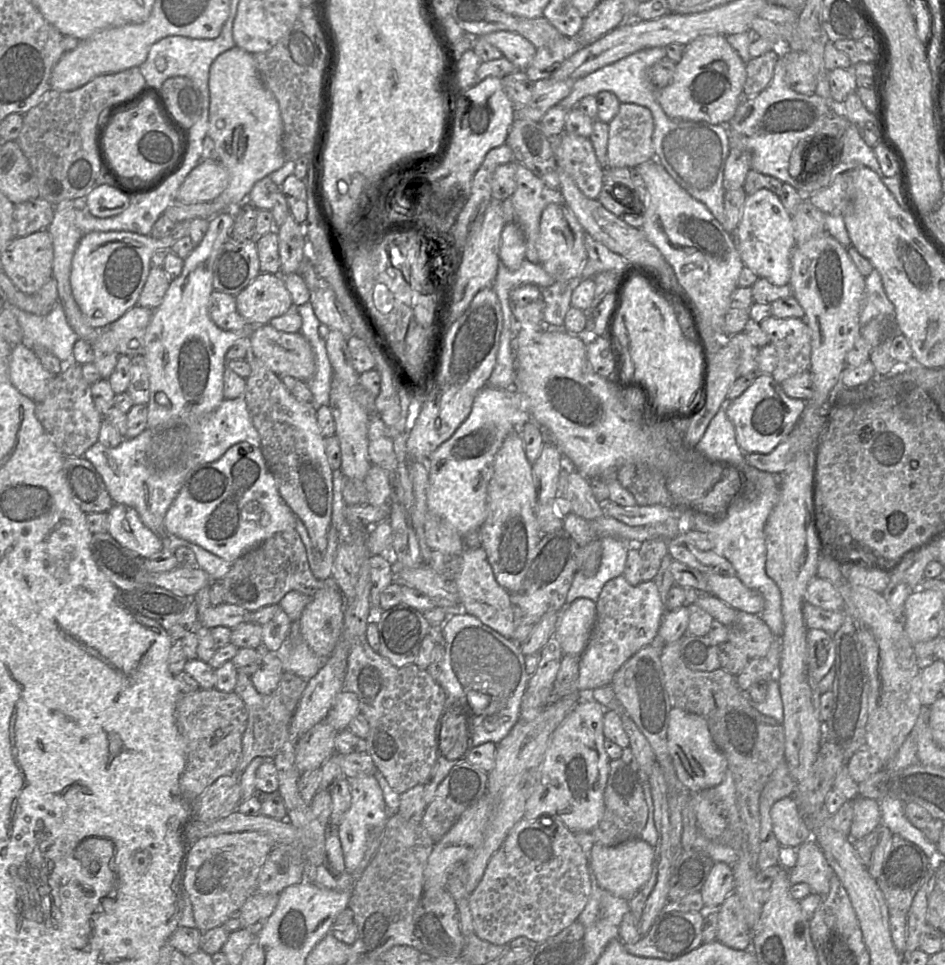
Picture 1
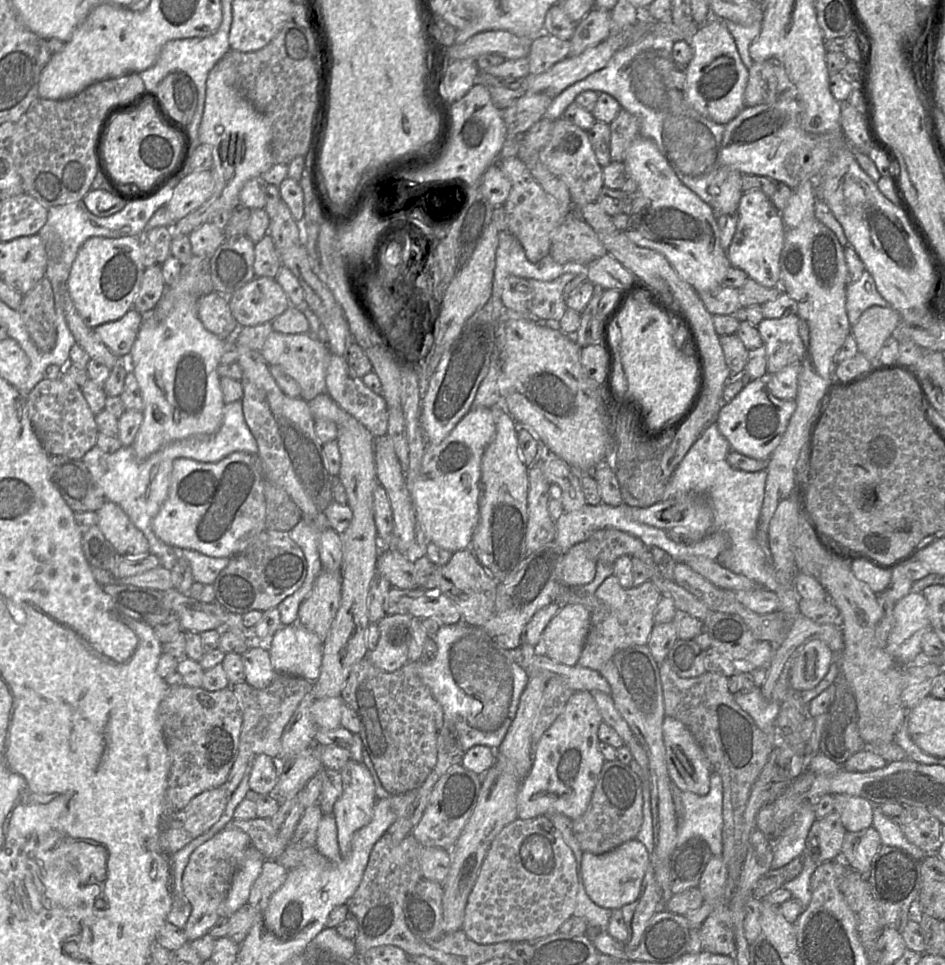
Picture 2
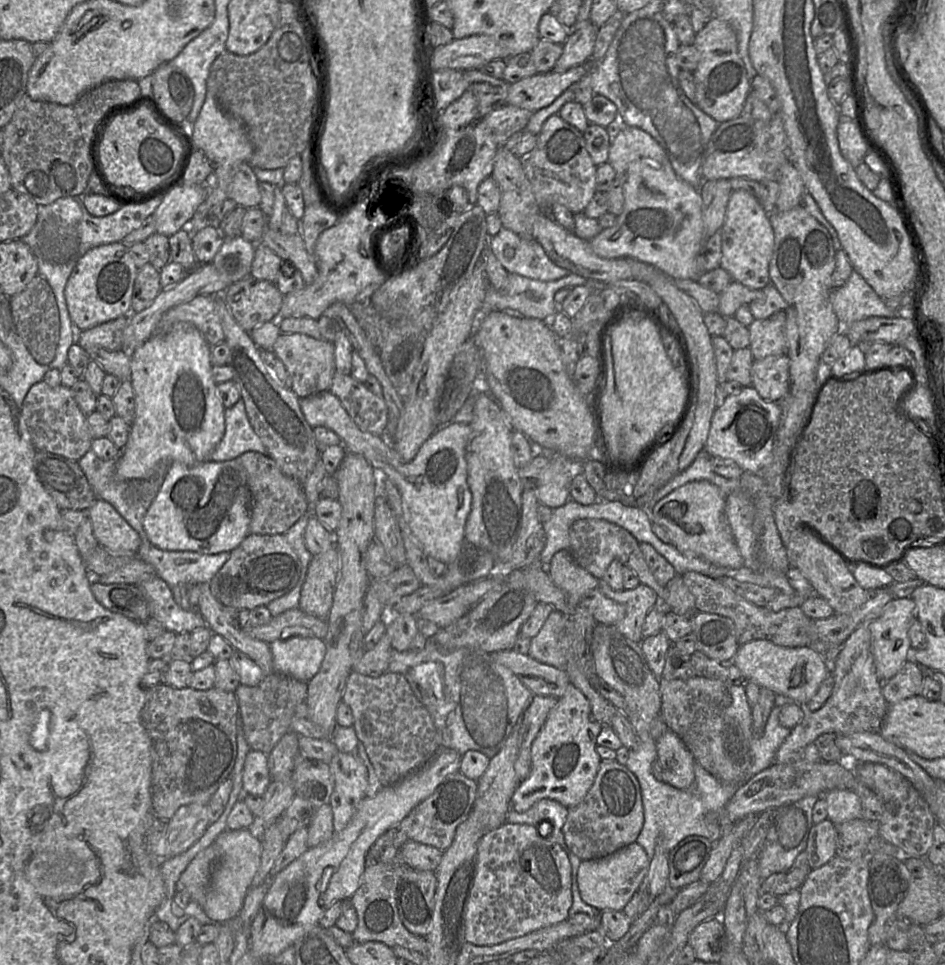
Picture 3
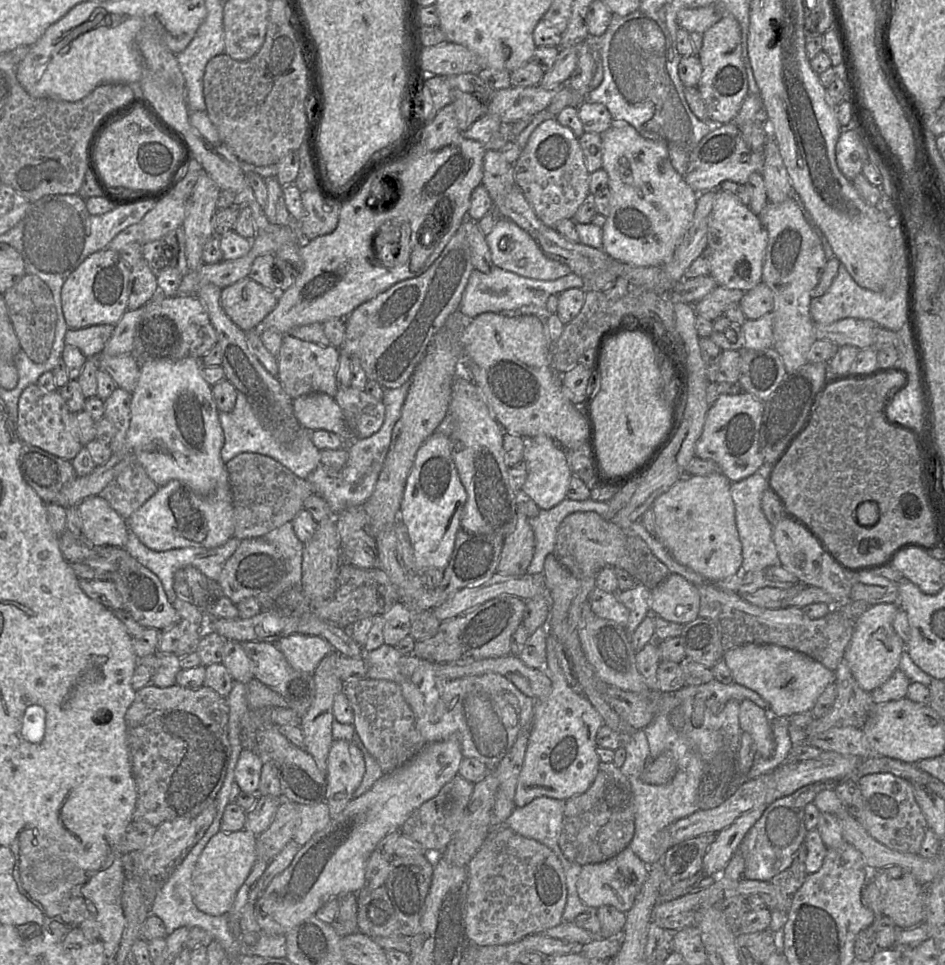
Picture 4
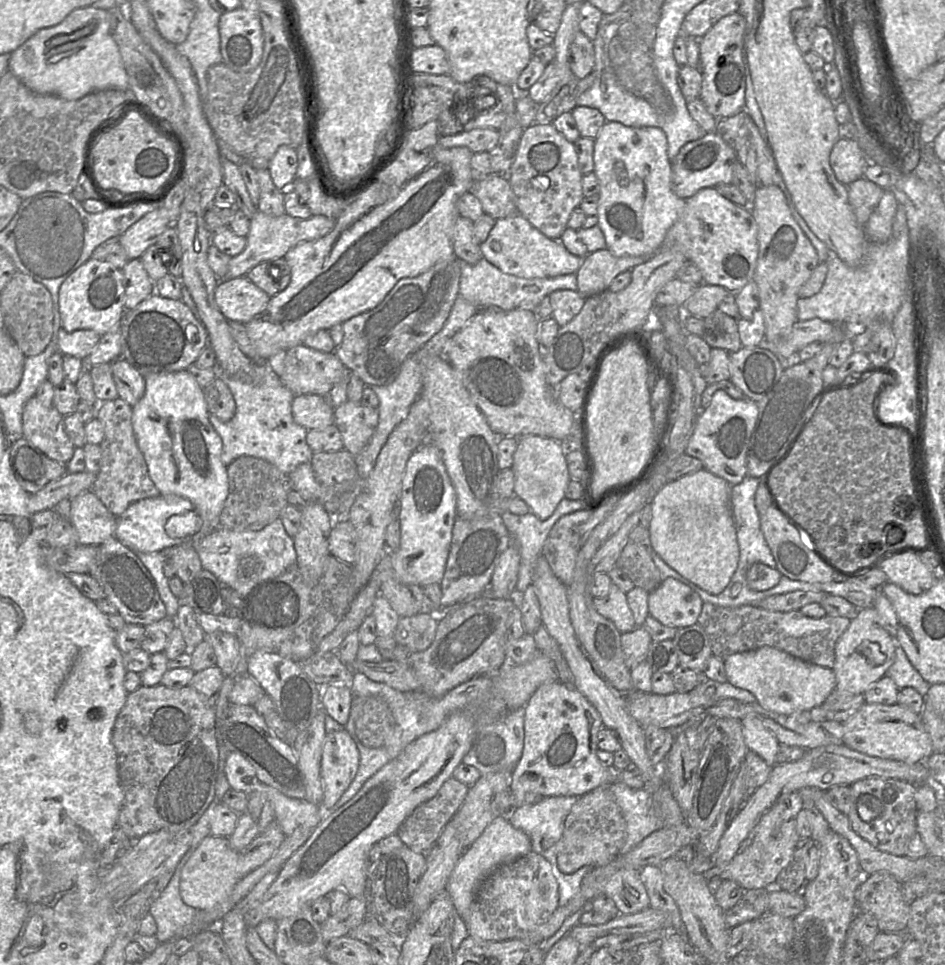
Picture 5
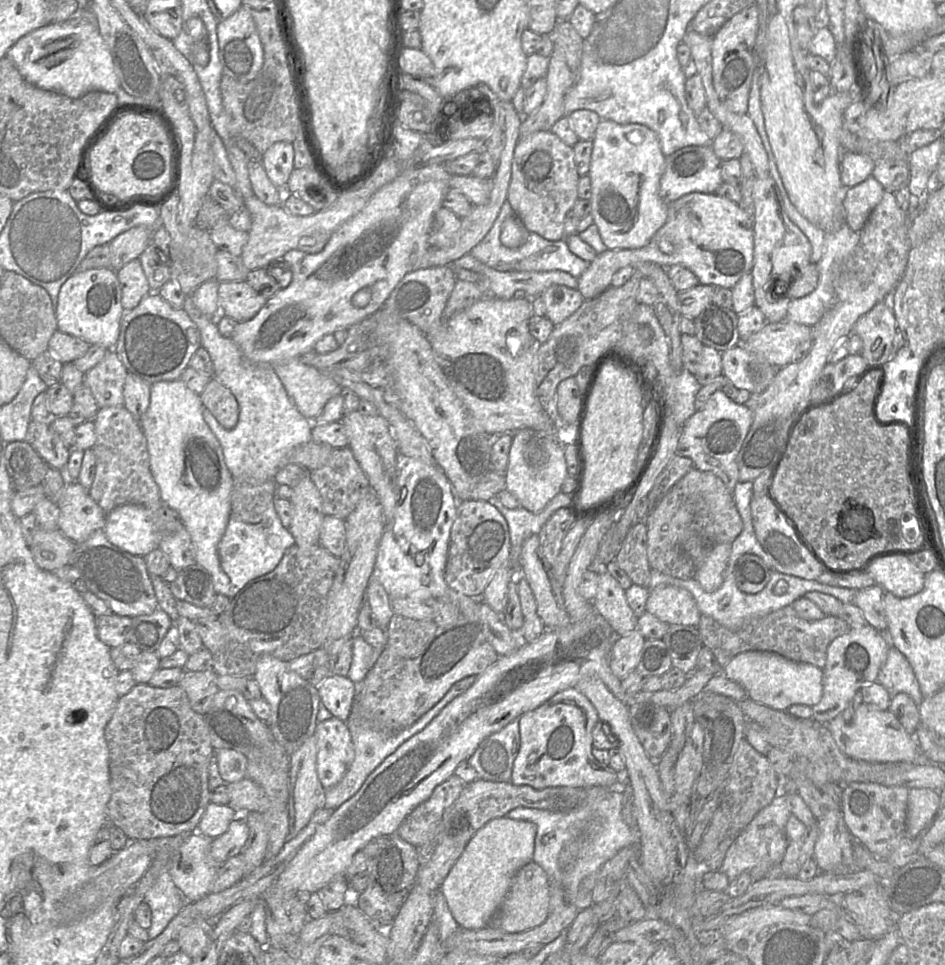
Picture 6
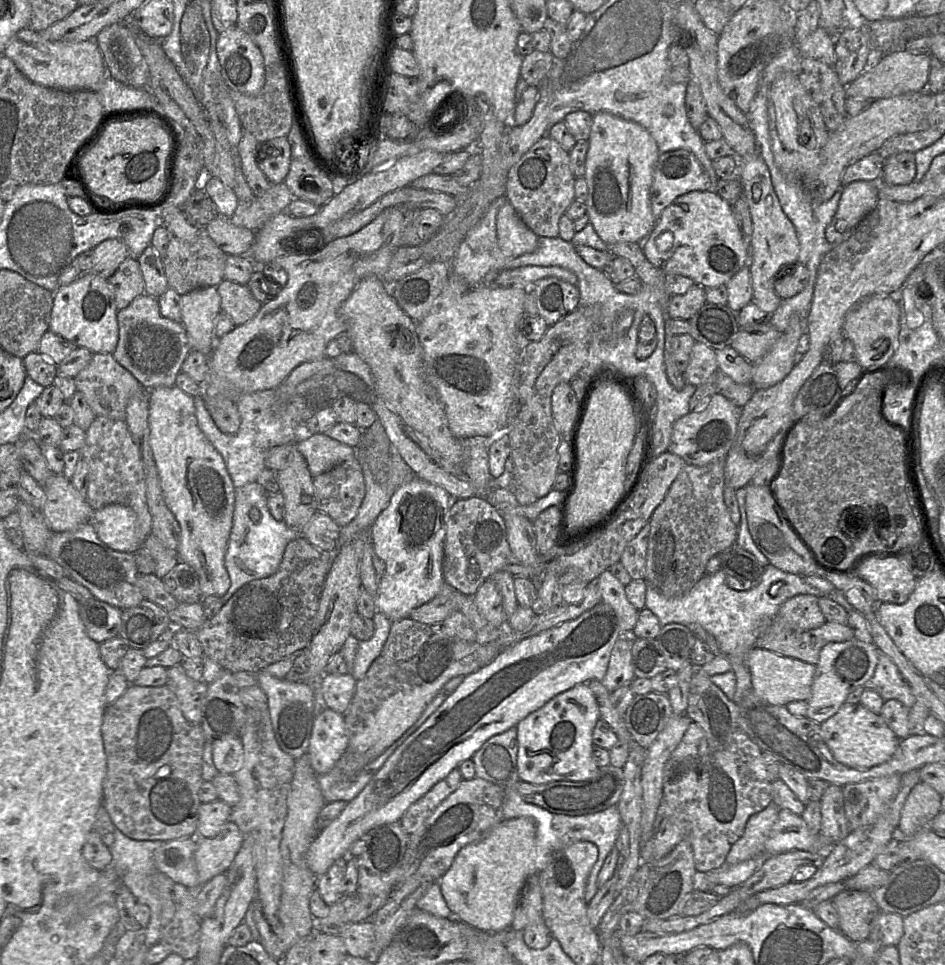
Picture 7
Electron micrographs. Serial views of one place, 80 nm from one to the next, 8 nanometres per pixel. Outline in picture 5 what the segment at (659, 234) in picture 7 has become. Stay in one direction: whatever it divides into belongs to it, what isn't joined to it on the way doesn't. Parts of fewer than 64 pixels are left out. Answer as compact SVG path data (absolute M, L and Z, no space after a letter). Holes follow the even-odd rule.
M704 188L685 199L681 215L668 230L658 251L672 248L681 252L688 262L701 271L704 284L721 286L729 292L736 293L753 281L759 248L757 232L757 224L750 211L726 199L715 188ZM608 249L589 253L576 273L577 291L590 297L608 290L620 273L645 263L651 256L615 256Z

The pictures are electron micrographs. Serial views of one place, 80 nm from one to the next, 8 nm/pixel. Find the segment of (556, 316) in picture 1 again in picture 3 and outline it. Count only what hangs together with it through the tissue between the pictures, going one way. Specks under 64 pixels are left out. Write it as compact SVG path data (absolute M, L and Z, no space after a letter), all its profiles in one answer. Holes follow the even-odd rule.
M509 273L508 284L504 291L497 291L493 287L488 286L483 305L479 310L479 319L492 311L513 309L521 312L529 318L549 321L557 312L557 308L554 303L555 293L566 287L583 285L586 281L587 280L585 278L574 273L569 273L563 278L554 281L540 281L523 277L515 273Z

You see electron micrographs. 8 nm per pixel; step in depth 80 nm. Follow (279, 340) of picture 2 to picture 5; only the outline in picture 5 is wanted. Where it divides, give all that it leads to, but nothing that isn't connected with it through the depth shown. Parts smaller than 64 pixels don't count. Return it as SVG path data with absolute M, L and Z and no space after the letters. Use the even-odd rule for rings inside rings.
M299 344L285 351L281 381L295 396L326 395L332 385L351 373L334 352L325 353Z

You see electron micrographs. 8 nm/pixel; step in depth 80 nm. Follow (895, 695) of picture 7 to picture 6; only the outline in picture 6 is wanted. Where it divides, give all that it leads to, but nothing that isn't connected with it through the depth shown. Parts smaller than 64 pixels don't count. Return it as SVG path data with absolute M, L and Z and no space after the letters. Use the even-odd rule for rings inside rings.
M891 645L887 658L881 667L877 682L879 682L893 697L898 693L910 696L916 704L920 704L923 697L914 671L906 657Z

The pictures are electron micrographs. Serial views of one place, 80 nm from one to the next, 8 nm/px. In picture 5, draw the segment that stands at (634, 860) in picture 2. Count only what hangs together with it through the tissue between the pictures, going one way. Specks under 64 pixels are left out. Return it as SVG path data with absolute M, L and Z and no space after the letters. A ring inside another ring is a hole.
M618 857L587 873L581 880L580 891L587 901L600 895L609 897L619 915L637 914L649 906L649 898L639 870L630 868Z

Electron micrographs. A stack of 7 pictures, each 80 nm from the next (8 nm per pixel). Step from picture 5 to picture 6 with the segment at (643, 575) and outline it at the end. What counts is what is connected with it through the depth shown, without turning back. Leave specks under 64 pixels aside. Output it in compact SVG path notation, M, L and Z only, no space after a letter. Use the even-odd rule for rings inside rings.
M639 522L631 527L615 561L633 584L649 589L652 569L647 558L647 531L645 522Z

